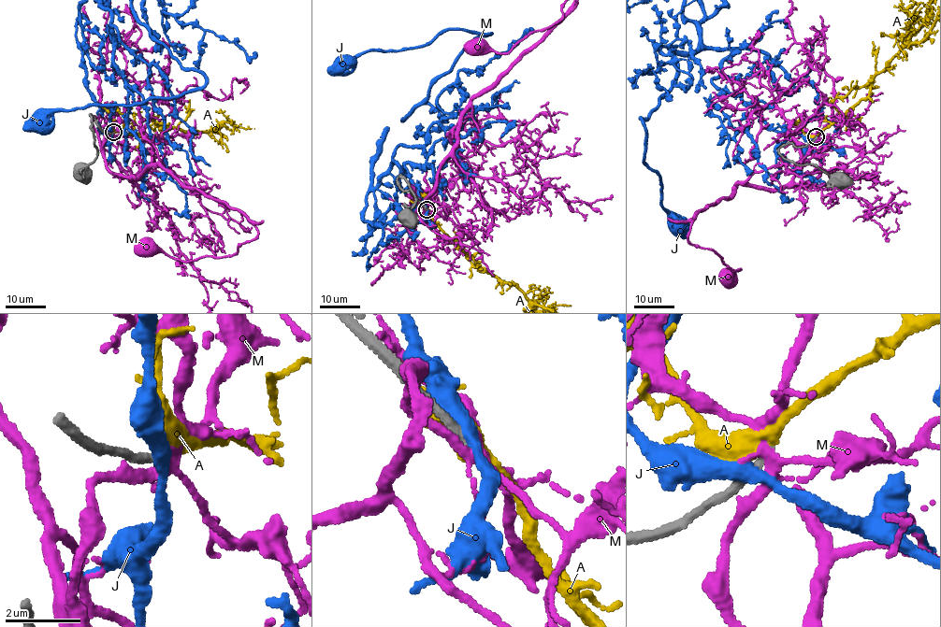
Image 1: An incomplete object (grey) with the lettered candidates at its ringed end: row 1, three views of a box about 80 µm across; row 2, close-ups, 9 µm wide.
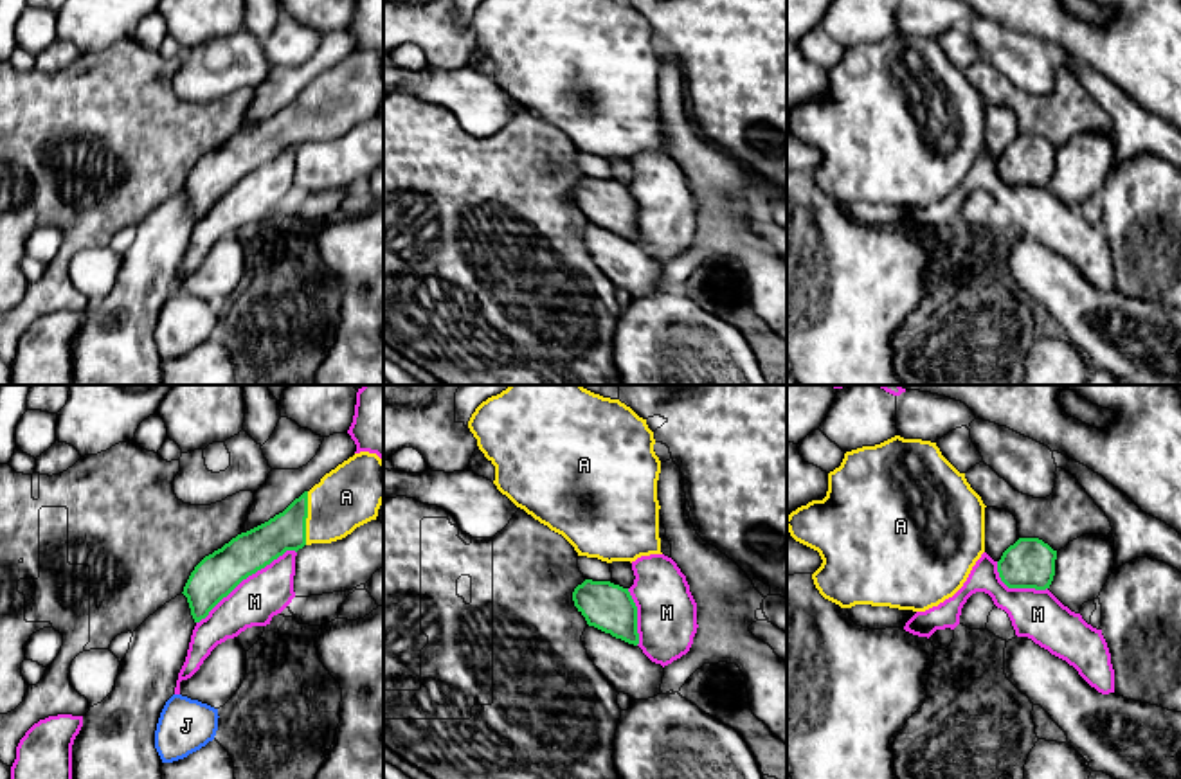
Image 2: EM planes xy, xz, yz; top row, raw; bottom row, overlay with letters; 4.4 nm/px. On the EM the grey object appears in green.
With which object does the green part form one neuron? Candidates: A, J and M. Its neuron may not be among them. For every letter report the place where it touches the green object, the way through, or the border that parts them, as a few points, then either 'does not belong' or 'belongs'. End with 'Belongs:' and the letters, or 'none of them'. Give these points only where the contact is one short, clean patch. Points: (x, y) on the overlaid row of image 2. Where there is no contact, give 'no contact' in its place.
A: meets green in xy at (306, 517); runs through xy (287, 531), (306, 517), (323, 515), (350, 495); belongs
J: no contact; does not belong
M: meets green in xy at (245, 578); does not belong
Belongs: A

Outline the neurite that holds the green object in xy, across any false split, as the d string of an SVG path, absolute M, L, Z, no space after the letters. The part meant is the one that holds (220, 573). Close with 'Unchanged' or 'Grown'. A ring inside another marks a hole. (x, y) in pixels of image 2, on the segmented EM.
M369 452L355 453L283 513L238 534L194 567L182 592L194 622L286 551L342 540L376 520L382 502L383 461Z. Grown

